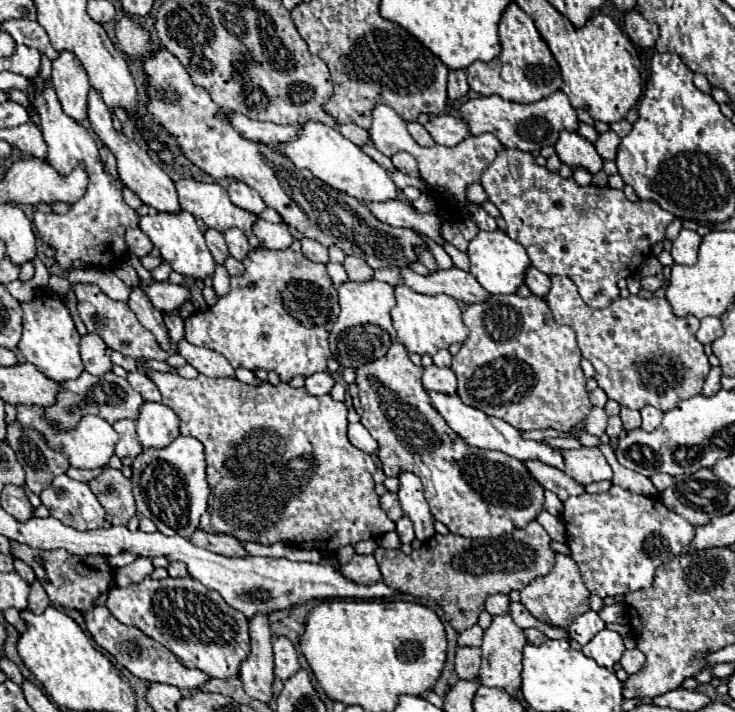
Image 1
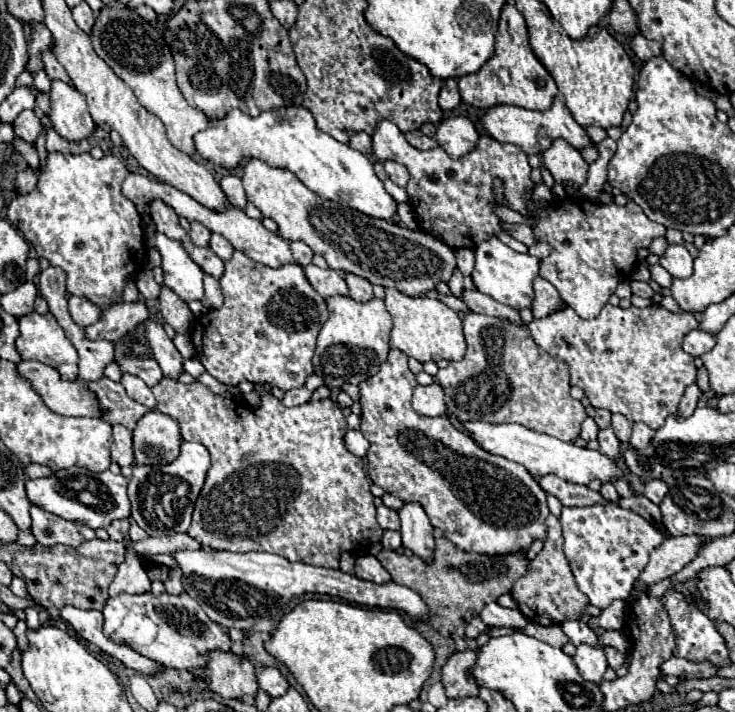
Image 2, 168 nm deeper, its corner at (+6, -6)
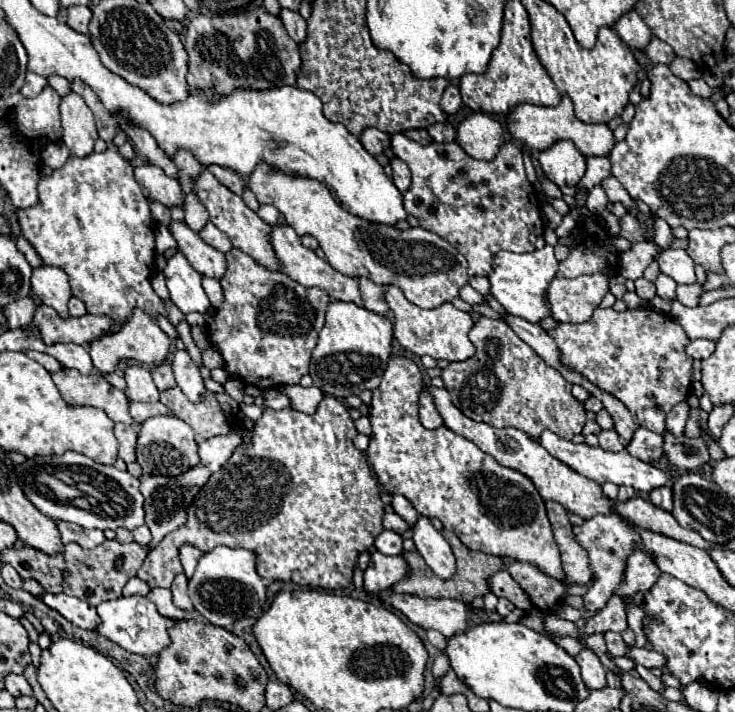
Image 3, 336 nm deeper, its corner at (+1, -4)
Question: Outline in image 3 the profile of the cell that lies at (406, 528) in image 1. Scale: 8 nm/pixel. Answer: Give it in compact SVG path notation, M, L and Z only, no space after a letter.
M383 531L375 539L375 547L383 555L399 555L399 553L403 553L403 539L401 539L401 535L397 535L393 531Z

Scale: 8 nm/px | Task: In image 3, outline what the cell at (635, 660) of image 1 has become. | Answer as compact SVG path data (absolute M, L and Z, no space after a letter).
M605 633L605 645L607 645L607 651L613 655L613 657L621 657L625 655L627 651L627 645L623 641L623 637L619 633Z

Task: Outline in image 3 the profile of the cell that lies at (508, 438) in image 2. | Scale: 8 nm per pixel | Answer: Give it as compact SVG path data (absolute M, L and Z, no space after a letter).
M545 431L537 439L537 443L543 445L559 461L565 461L565 465L569 465L573 471L577 471L585 477L593 477L593 481L597 481L597 483L611 481L615 485L635 487L637 491L645 491L645 493L649 493L651 489L657 489L657 487L673 487L673 483L675 483L675 477L671 477L667 471L663 471L655 465L647 465L643 461L637 461L635 457L629 457L629 453L625 449L619 453L609 453L609 451L603 451L601 447L589 447L585 443L573 443L573 441L561 439L553 431Z

